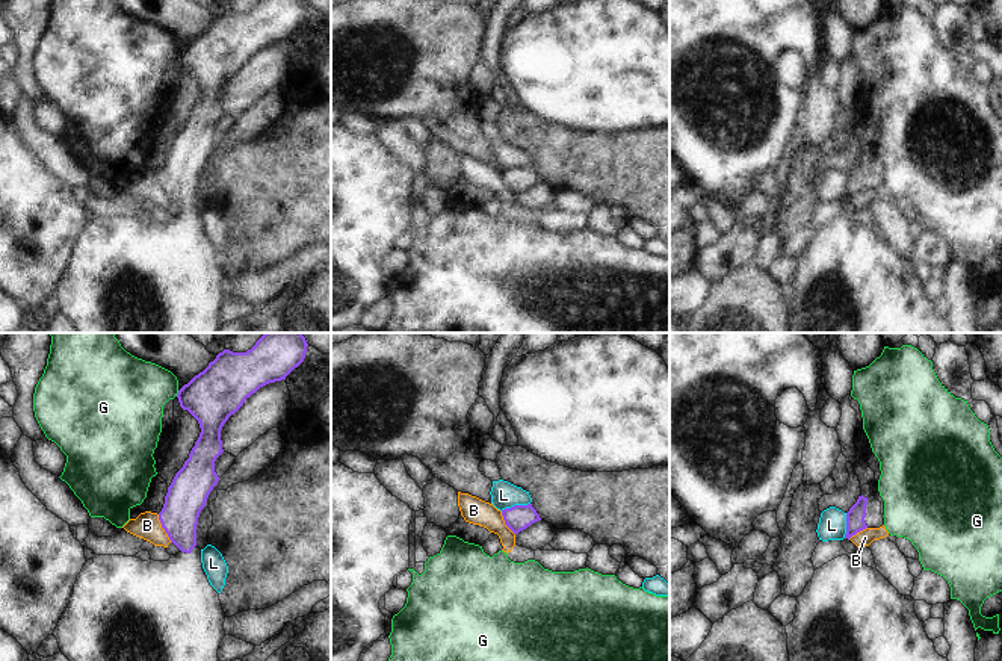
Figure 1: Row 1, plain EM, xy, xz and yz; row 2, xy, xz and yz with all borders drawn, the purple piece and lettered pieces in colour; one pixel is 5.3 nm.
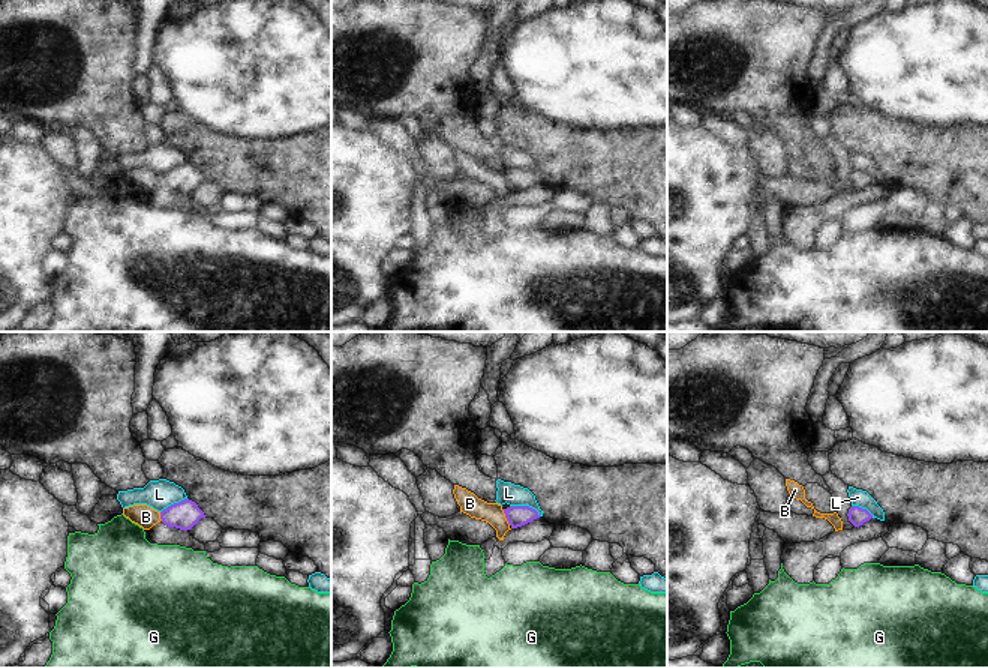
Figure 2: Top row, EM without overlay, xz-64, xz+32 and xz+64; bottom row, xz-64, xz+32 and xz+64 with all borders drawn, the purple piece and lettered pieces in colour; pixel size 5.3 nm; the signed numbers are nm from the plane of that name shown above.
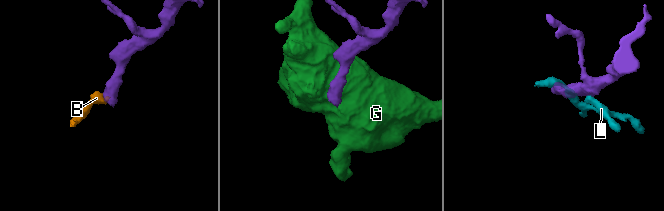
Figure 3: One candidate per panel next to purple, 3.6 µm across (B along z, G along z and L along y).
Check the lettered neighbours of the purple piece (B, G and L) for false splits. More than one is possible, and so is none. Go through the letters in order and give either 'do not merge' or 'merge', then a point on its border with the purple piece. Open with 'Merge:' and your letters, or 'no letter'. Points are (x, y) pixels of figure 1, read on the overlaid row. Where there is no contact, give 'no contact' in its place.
Merge: no letter
B: do not merge; meets purple in xy at (162, 527)
G: do not merge; meets purple in xy at (177, 394)
L: do not merge; meets purple in xz at (514, 505)

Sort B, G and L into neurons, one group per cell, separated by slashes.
B / G / L

